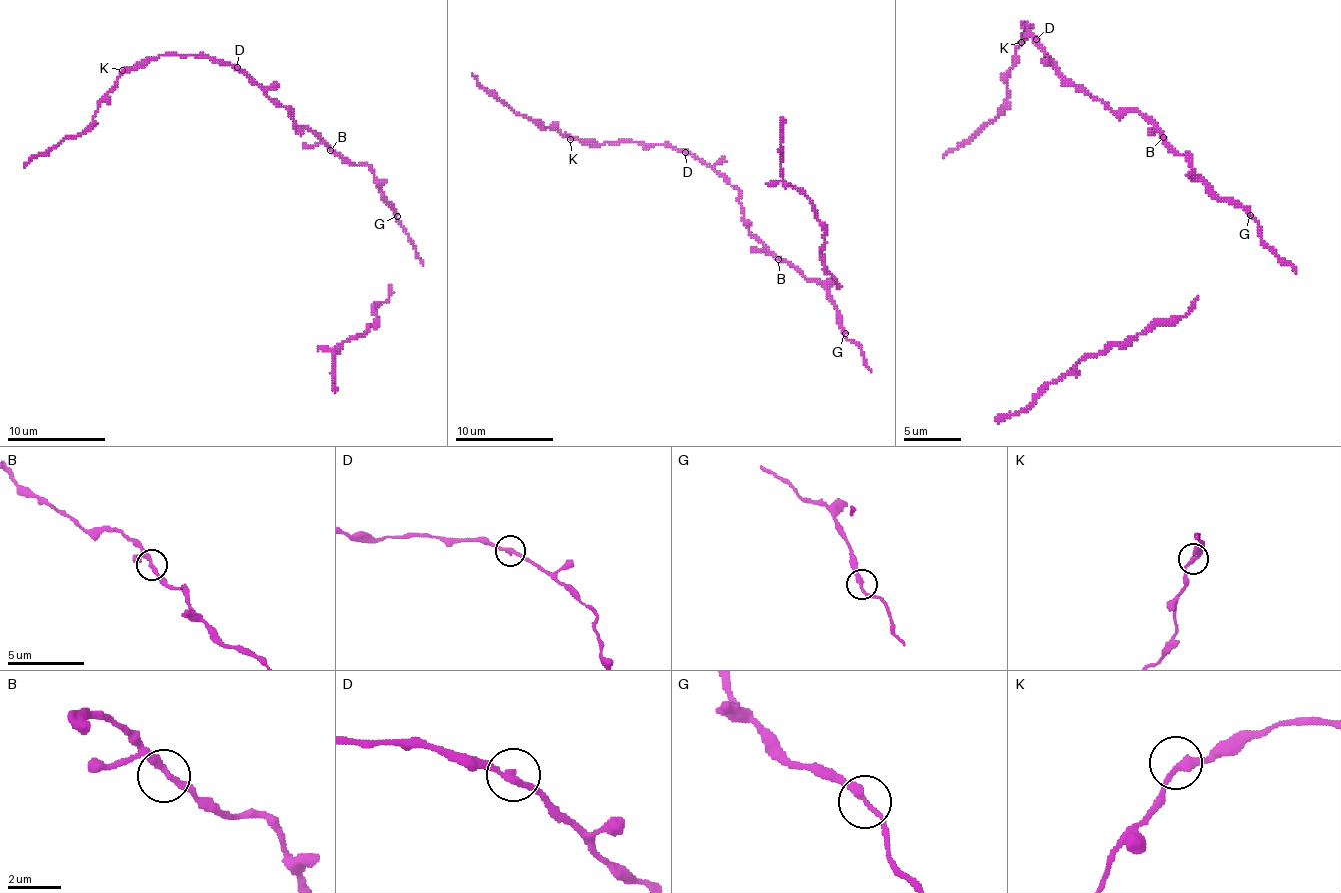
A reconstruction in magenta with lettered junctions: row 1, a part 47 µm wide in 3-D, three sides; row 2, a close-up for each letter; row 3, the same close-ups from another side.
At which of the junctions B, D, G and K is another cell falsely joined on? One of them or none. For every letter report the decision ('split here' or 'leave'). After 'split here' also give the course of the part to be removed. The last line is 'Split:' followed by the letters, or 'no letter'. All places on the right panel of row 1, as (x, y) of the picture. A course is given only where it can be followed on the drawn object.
B: leave
D: leave
G: leave
K: leave
Split: no letter

